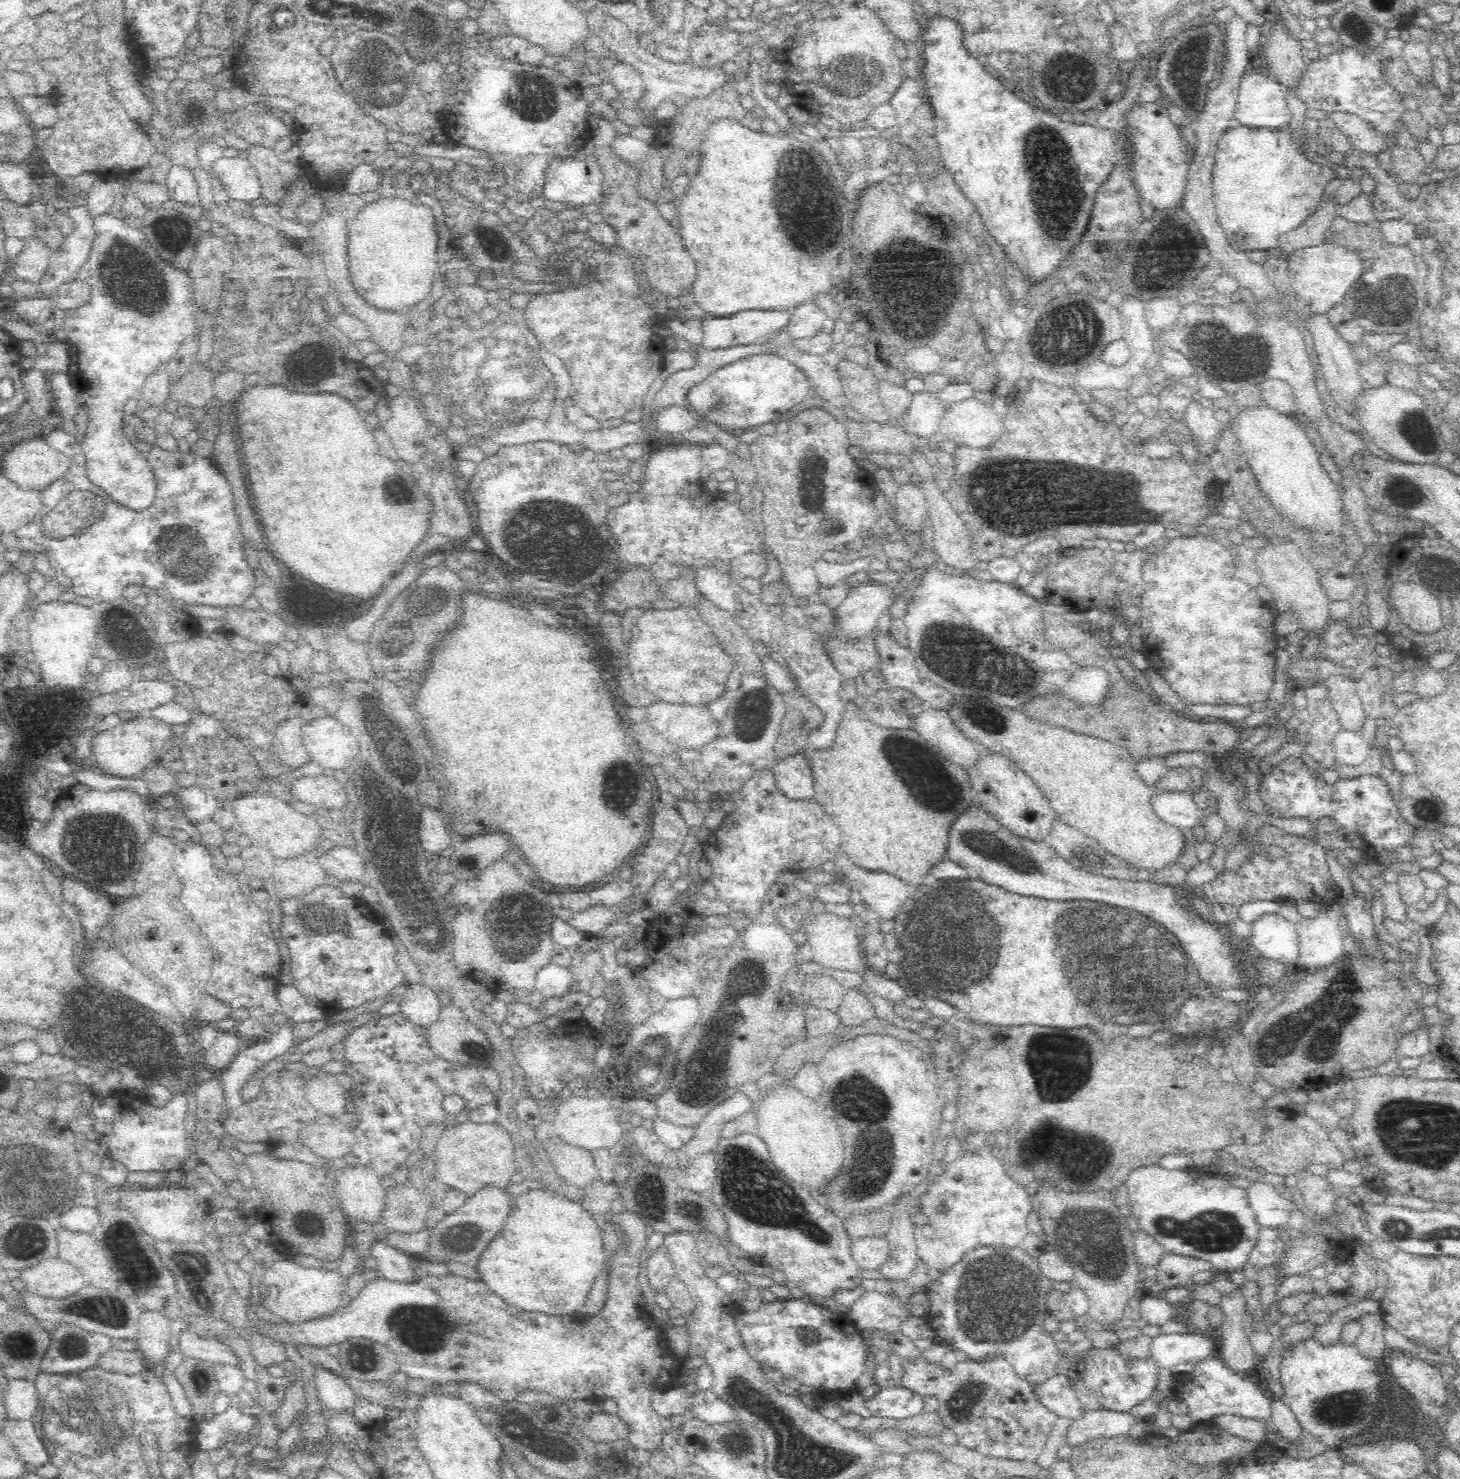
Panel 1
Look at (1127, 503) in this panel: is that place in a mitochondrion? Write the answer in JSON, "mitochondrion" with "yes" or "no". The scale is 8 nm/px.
{"mitochondrion":"yes"}

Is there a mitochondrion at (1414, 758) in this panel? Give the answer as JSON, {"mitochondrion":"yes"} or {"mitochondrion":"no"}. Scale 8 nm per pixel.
{"mitochondrion":"no"}

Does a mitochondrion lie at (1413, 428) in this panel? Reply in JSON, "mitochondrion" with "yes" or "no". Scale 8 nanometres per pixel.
{"mitochondrion":"yes"}

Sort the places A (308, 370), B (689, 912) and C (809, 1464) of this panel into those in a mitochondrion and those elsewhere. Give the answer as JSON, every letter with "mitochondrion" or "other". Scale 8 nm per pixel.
{"A":"mitochondrion","B":"other","C":"mitochondrion"}

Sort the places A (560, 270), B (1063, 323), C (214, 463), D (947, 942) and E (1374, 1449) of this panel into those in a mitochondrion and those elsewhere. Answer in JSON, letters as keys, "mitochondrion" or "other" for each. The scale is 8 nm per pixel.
{"A":"other","B":"mitochondrion","C":"other","D":"mitochondrion","E":"mitochondrion"}

